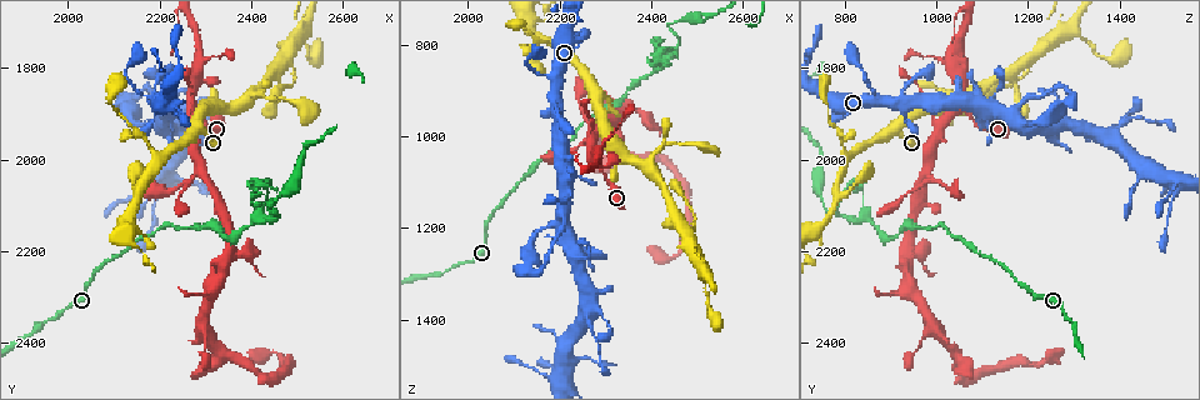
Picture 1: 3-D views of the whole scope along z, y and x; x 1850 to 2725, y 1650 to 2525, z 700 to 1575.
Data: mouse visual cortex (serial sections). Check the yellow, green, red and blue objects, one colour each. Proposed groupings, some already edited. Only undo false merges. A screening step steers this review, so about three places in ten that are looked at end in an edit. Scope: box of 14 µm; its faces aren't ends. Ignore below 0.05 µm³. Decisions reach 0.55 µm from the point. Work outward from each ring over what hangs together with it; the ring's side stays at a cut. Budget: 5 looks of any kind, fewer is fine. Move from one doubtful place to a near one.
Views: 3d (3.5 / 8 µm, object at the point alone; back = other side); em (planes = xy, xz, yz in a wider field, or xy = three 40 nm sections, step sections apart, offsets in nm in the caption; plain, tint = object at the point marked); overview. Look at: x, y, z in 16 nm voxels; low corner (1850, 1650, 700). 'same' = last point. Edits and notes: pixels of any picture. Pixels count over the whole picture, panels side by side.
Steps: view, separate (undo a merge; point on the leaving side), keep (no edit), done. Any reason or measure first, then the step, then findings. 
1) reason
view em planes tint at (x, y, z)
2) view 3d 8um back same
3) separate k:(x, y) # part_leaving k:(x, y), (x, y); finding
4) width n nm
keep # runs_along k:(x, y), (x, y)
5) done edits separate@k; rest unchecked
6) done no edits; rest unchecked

narrows sharply
view 3d 8um at (2200, 1825, 1145)

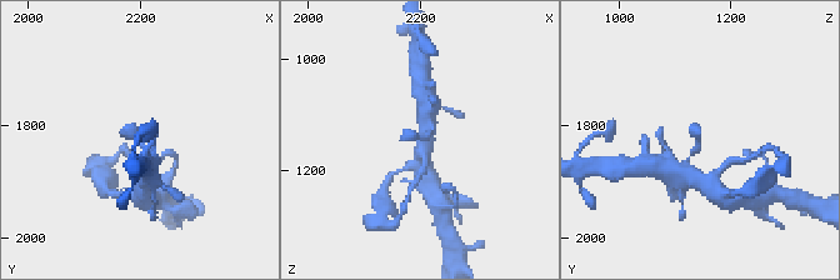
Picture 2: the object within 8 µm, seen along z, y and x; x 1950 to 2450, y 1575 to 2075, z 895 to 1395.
view 3d 3.5um at (2195, 1825, 1140)

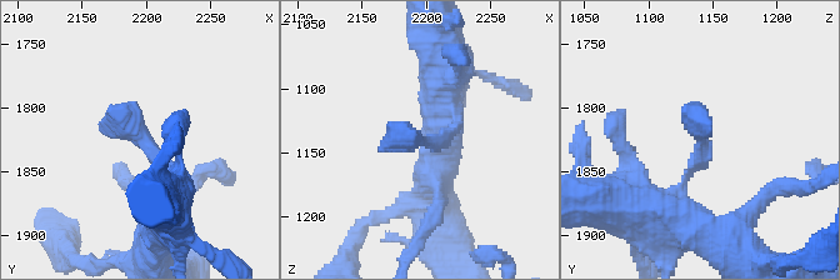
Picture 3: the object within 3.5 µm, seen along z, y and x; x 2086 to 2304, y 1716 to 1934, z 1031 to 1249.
keep # continuous, no second cell

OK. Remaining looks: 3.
view em xy step 3 tint at (2270, 1885, 1050)

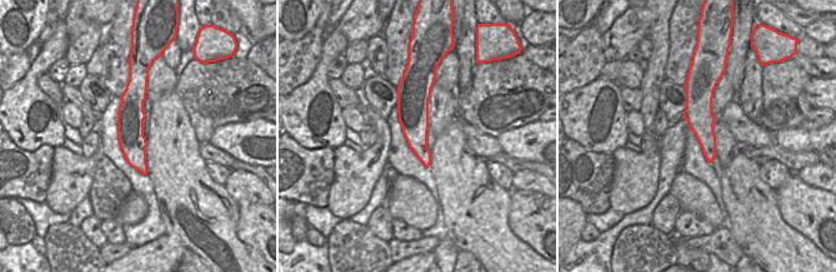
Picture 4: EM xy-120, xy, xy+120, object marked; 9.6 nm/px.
view 3d 3.5um same

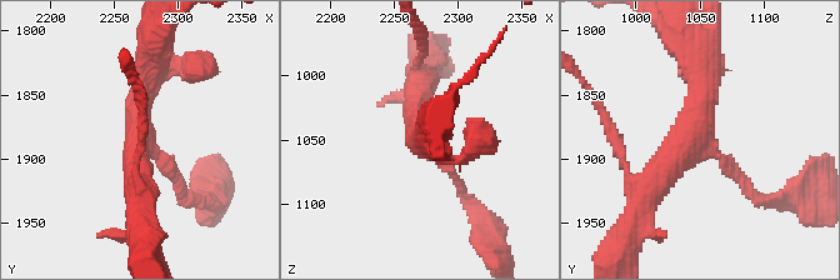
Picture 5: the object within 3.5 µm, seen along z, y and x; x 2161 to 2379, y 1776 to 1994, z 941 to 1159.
keep # runs_along 5:(464, 193), (418, 138), (418, 86); continuous, no second cell

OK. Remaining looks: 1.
done no edits; rest unchecked

